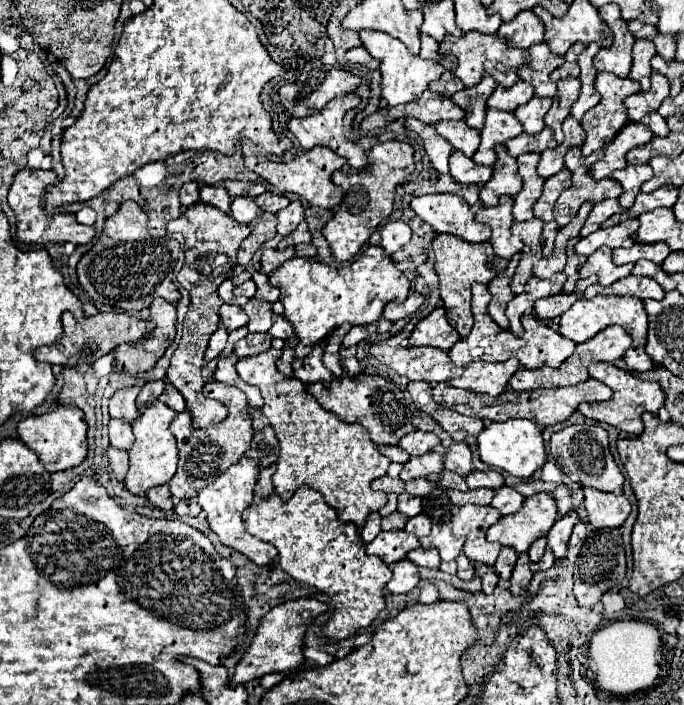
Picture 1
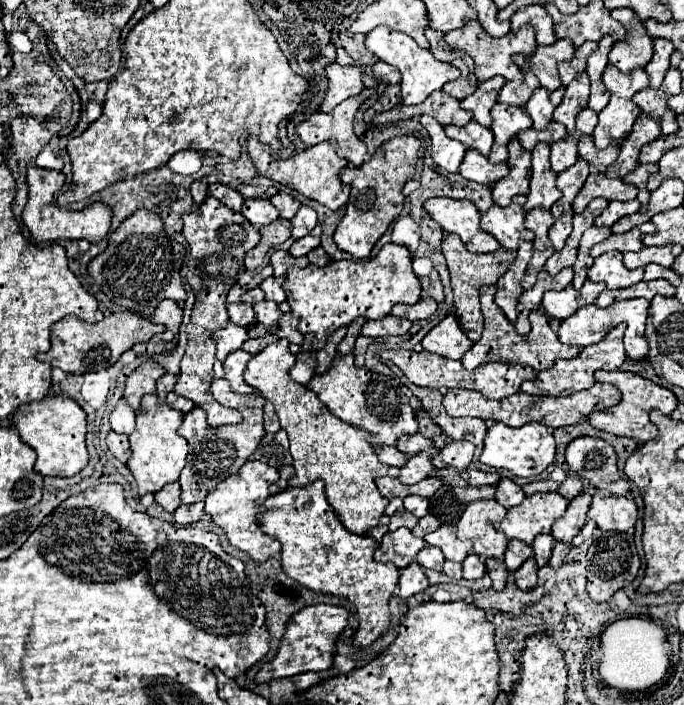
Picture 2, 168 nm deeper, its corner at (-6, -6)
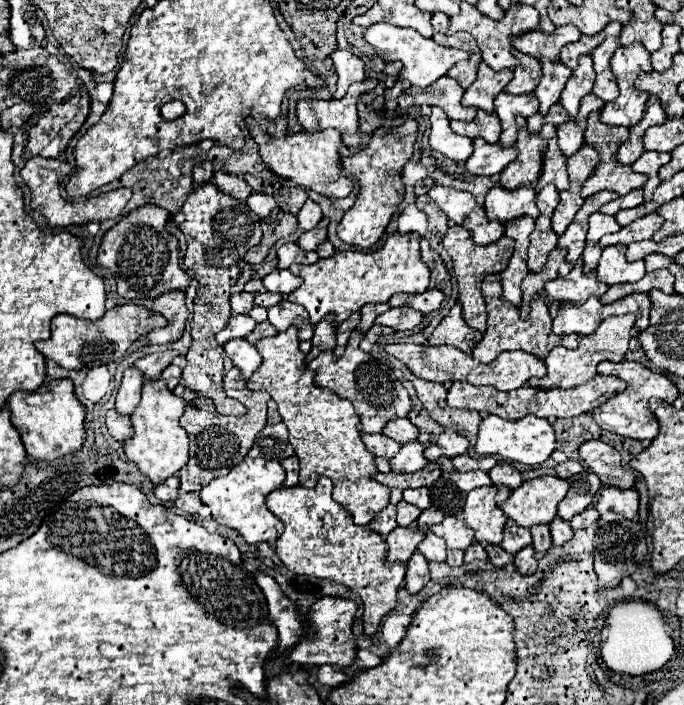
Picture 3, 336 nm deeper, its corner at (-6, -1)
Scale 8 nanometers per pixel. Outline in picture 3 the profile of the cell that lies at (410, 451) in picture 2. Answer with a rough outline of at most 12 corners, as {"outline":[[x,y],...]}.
{"outline":[[409,418],[385,424],[383,434],[399,444],[417,440],[419,432]]}

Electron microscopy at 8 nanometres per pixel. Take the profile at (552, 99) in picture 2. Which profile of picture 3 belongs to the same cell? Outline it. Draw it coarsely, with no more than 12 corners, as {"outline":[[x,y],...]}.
{"outline":[[541,60],[543,76],[535,88],[541,104],[547,114],[559,102],[571,68],[561,60]]}

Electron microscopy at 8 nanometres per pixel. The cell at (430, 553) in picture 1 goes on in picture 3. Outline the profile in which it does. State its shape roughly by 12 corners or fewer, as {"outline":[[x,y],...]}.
{"outline":[[427,530],[417,550],[429,562],[445,562],[445,540]]}

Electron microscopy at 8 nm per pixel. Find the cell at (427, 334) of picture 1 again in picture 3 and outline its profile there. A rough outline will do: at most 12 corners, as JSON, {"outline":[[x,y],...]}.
{"outline":[[461,304],[429,336],[433,346],[447,344],[471,352],[483,332],[465,324]]}

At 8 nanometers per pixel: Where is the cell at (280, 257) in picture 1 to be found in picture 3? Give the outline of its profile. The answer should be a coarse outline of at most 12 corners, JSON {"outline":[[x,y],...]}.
{"outline":[[281,244],[277,250],[279,268],[291,264],[315,264],[317,252],[299,244]]}

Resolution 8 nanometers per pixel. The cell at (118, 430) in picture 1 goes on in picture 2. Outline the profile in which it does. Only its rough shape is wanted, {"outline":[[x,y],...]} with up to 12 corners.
{"outline":[[125,401],[117,403],[109,419],[119,435],[131,435],[135,413]]}

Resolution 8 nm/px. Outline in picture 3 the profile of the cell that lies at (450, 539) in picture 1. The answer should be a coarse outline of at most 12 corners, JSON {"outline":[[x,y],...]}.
{"outline":[[459,516],[431,526],[449,550],[465,550],[475,532]]}

